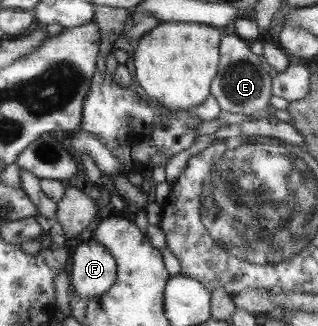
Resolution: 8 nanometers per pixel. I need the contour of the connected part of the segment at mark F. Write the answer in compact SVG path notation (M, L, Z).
M91 238L76 247L69 276L72 289L80 298L102 297L117 283L117 260L105 244Z

